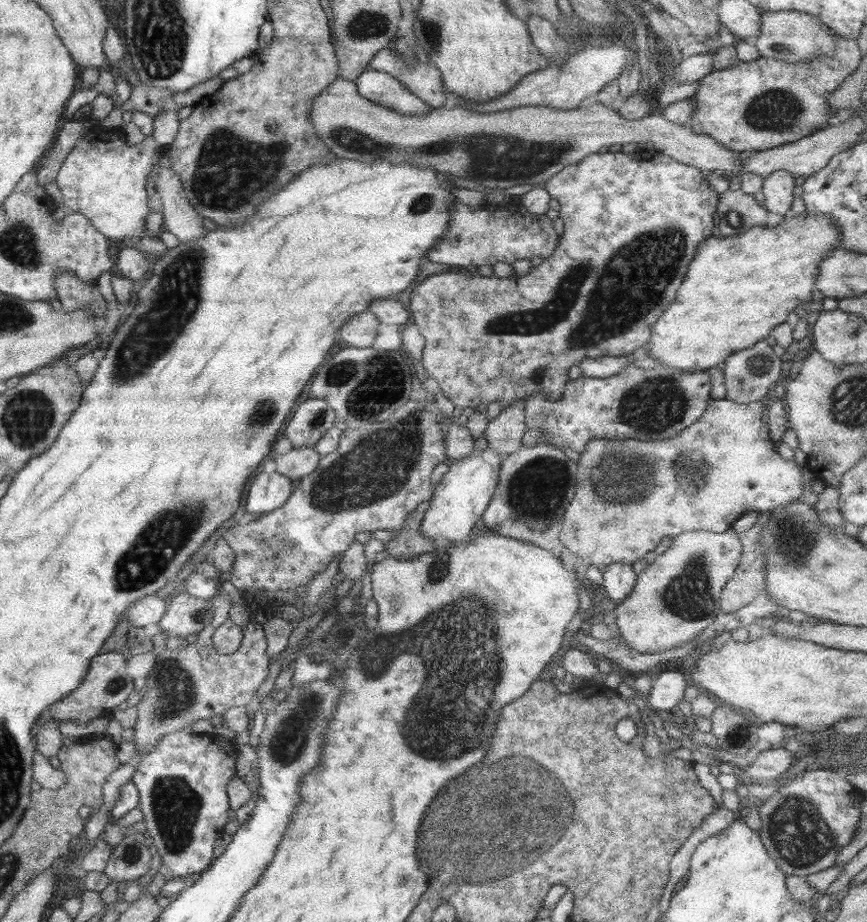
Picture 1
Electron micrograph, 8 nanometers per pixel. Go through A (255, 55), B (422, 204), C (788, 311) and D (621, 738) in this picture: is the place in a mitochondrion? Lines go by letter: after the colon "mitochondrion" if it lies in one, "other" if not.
A: other
B: mitochondrion
C: other
D: mitochondrion

